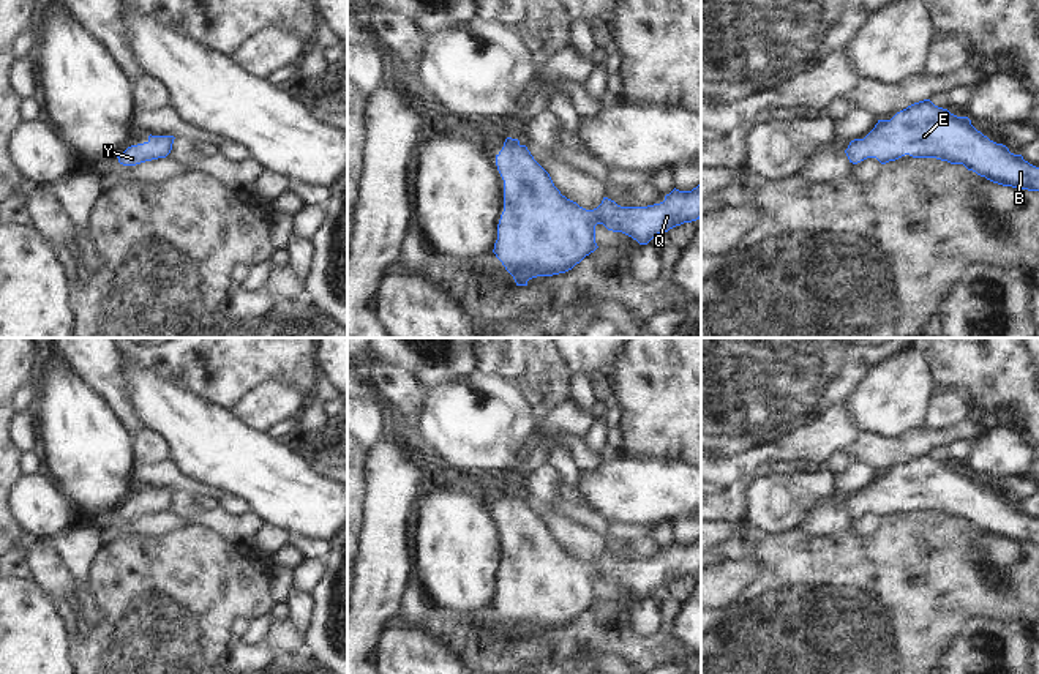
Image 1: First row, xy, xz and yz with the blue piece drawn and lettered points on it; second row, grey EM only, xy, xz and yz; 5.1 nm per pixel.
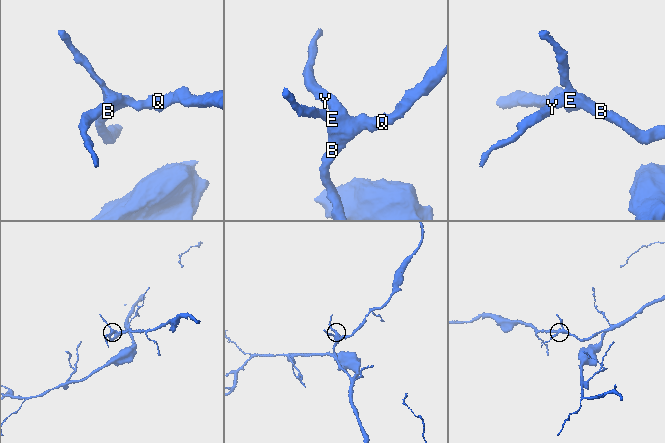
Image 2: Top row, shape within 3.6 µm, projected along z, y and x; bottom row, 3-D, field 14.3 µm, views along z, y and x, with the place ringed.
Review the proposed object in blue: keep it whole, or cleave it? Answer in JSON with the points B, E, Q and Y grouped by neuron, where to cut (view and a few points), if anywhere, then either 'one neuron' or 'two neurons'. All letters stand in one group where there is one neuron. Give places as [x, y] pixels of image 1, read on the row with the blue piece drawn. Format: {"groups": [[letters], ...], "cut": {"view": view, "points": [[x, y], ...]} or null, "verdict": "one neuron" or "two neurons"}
{"groups": [["B", "E", "Q", "Y"]], "cut": null, "verdict": "one neuron"}

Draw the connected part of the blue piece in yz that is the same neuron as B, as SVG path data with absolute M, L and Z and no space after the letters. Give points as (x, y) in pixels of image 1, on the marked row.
M930 99L908 106L891 120L878 120L864 139L851 140L845 153L853 164L867 158L886 164L905 155L936 158L963 164L1003 186L1039 191L1039 167L990 140L968 117L957 117Z

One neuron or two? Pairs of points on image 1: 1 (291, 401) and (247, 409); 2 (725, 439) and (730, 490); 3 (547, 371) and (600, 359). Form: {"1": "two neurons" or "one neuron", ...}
{"1": "one neuron", "2": "two neurons", "3": "two neurons"}

